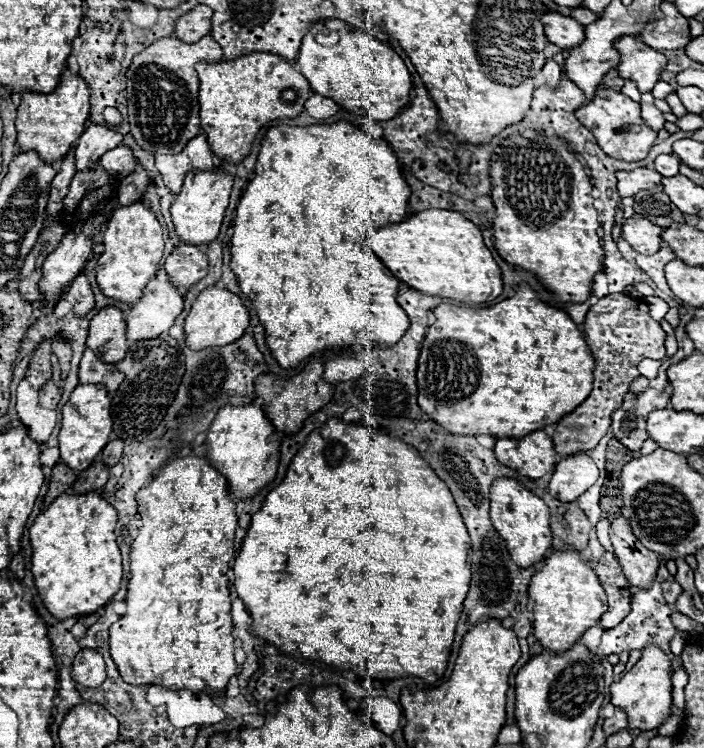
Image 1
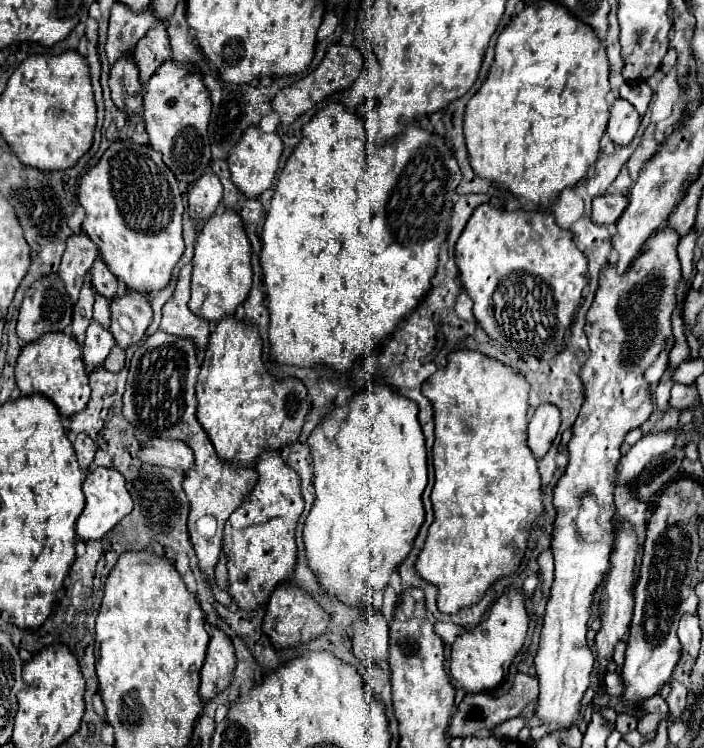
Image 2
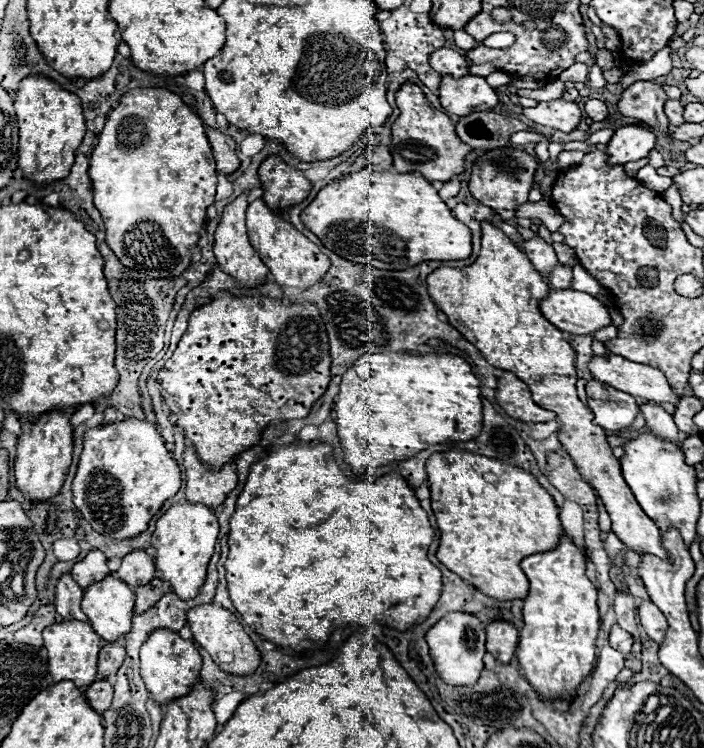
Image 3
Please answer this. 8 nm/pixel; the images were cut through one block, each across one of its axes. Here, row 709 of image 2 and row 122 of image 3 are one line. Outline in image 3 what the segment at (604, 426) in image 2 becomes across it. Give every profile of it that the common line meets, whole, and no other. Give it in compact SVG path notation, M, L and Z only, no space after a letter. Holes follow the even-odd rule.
M558 98L552 102L540 102L536 108L524 108L524 116L536 124L570 134L580 124L582 110L576 102L564 102Z

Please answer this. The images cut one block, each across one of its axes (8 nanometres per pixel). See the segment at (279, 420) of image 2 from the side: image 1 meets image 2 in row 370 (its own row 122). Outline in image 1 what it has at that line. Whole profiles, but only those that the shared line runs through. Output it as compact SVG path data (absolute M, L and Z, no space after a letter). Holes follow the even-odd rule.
M256 52L218 64L200 62L196 72L200 78L200 126L210 148L224 162L242 162L244 154L252 150L258 130L272 120L296 118L312 92L308 80L288 60L268 52ZM286 90L296 94L294 102L282 98Z

